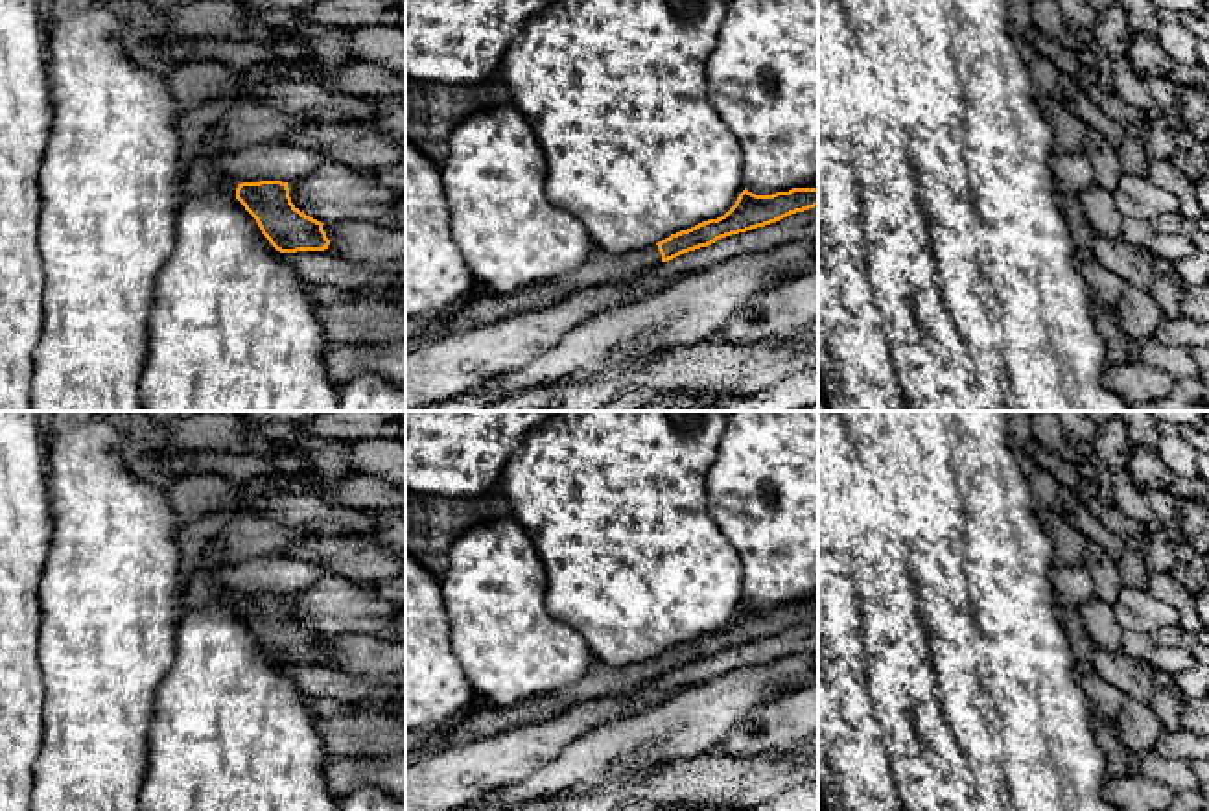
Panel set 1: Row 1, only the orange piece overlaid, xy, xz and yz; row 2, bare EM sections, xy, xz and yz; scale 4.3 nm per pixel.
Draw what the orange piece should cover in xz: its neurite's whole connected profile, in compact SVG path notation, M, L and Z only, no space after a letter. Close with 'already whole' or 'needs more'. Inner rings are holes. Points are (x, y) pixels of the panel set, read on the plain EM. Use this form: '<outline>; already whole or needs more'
M745 601L724 629L671 647L656 658L625 667L604 665L593 658L582 678L573 686L512 706L498 706L477 699L448 732L431 737L417 758L439 754L481 735L557 717L581 702L630 693L684 665L708 660L732 647L776 636L815 619L818 619L818 601L792 601L772 608L756 608Z; needs more

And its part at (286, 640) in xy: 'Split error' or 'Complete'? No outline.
Complete

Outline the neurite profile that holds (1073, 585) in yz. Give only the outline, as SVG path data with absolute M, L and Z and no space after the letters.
M1080 564L1052 566L1051 582L1062 605L1078 608L1084 601L1095 597L1091 575Z

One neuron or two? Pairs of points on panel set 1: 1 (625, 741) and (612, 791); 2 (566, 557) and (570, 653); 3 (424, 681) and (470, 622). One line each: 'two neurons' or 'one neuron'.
1: two neurons
2: two neurons
3: two neurons

